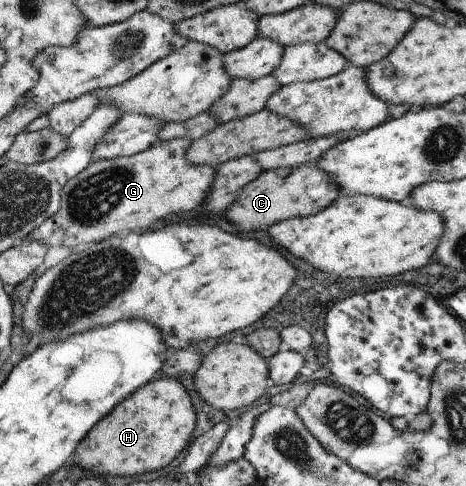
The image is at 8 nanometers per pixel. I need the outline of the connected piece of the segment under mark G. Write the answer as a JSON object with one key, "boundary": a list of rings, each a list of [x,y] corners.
{"boundary":[[[179,137],[158,141],[136,155],[93,162],[64,186],[60,212],[33,229],[28,237],[44,242],[48,248],[76,250],[108,240],[115,233],[121,235],[121,231],[143,231],[159,219],[200,210],[212,193],[218,170],[213,165],[189,162],[187,153],[191,147],[189,139]]]}

